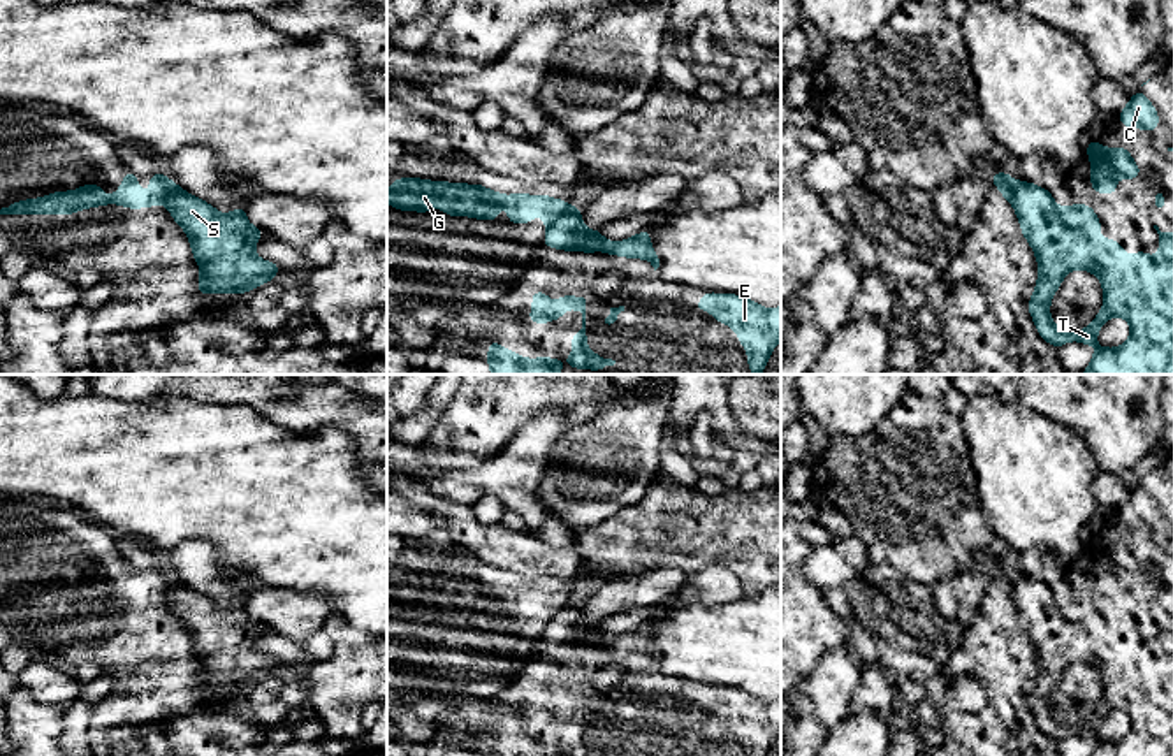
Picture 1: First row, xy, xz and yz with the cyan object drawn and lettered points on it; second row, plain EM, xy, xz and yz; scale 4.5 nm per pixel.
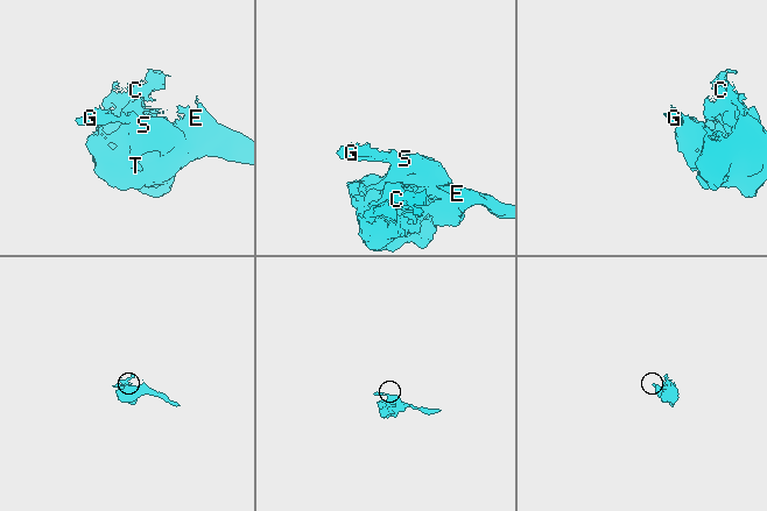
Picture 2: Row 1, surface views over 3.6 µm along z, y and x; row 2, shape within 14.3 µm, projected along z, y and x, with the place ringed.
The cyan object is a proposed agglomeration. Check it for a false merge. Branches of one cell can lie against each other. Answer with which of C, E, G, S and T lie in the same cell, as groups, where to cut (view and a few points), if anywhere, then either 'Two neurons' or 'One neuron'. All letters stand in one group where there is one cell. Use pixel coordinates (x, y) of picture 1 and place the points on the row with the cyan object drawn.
Groups: C E S T / G. Split along xz (572, 206), (547, 227). Two neurons

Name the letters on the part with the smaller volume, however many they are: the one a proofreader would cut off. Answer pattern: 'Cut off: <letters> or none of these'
Cut off: G

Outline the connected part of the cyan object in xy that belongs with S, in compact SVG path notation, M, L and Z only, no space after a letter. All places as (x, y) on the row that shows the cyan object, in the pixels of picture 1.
M169 181L165 207L186 232L193 258L200 269L199 295L246 294L266 281L274 281L281 267L255 255L264 230L246 220L246 207L222 214L209 202Z

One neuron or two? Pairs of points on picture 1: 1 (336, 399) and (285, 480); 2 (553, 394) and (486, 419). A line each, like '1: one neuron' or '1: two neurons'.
1: two neurons
2: one neuron

